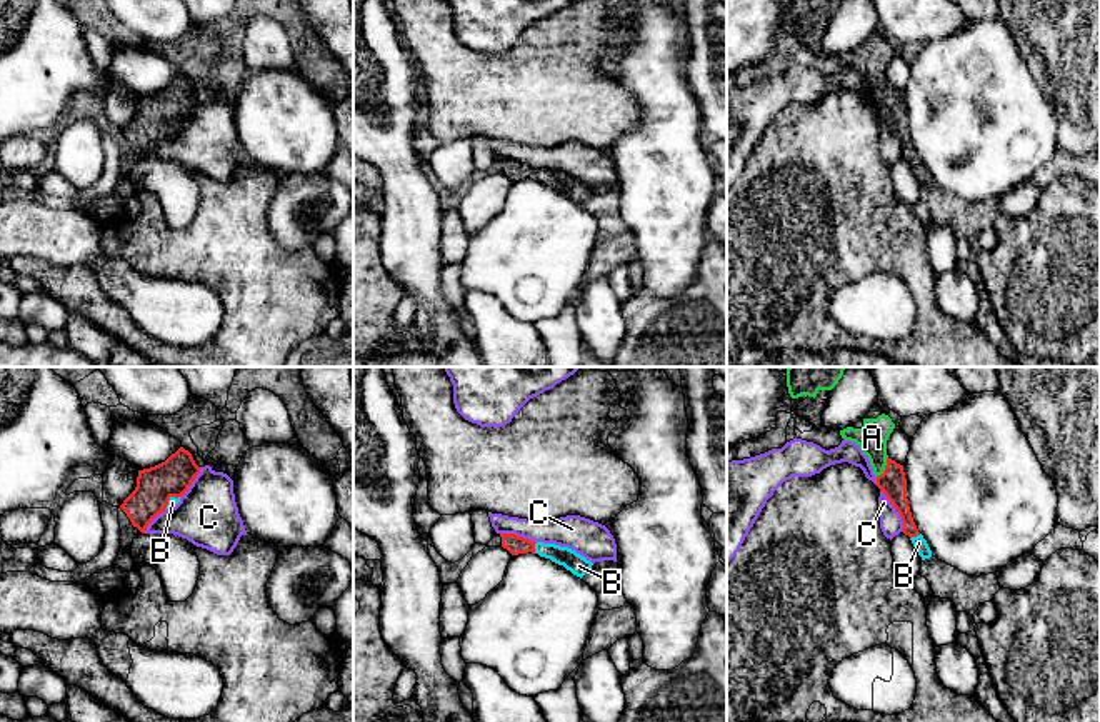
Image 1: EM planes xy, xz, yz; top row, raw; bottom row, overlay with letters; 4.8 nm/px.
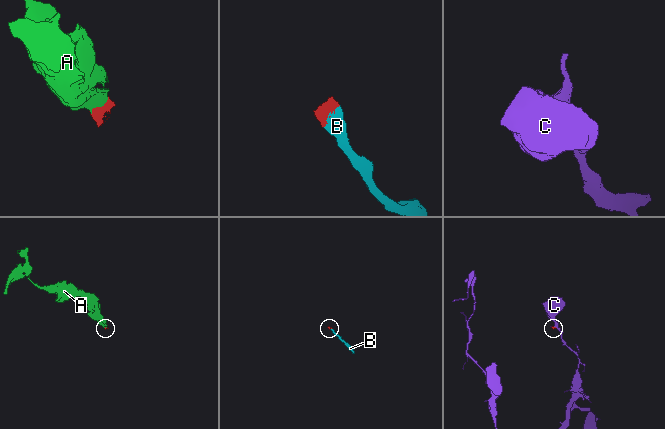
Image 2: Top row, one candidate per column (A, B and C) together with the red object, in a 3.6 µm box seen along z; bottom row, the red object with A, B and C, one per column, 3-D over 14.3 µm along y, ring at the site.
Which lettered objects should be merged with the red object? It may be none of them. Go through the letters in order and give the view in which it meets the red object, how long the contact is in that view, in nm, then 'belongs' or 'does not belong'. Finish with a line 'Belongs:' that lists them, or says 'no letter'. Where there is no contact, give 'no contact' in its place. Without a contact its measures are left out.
A: yz | 120 nm | belongs
B: yz | 60 nm | belongs
C: yz | 220 nm | does not belong
Belongs: A, B

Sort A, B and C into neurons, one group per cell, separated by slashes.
A B / C

